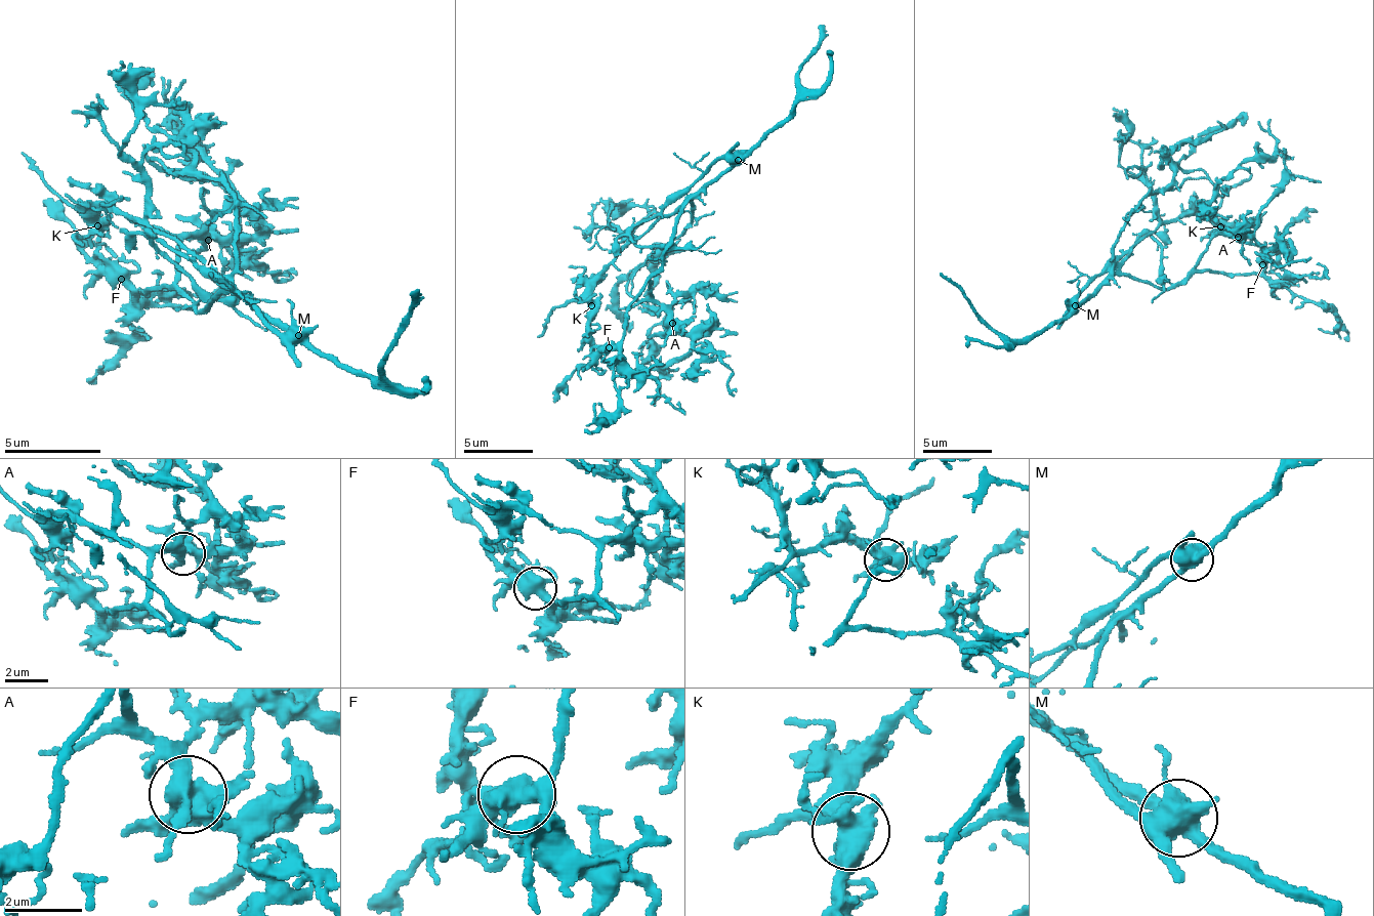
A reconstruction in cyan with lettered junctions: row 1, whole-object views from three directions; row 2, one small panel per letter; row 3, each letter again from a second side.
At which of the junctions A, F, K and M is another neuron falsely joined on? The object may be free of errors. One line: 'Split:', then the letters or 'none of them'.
Split: M

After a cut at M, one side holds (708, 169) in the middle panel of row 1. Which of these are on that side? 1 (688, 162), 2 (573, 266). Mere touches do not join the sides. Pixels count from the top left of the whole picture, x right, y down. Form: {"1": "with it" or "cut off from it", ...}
{"1": "with it", "2": "cut off from it"}

